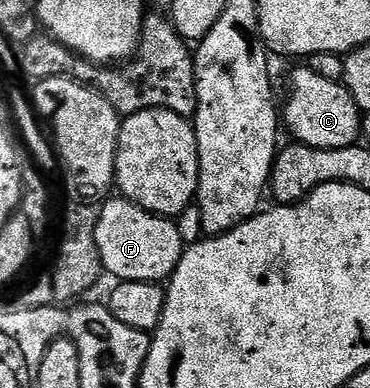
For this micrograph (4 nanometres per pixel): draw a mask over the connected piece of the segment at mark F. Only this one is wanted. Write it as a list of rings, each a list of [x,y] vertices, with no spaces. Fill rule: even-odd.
[[[123,196],[109,197],[94,219],[96,243],[105,271],[121,282],[163,283],[172,273],[186,249],[175,221],[151,214]]]

